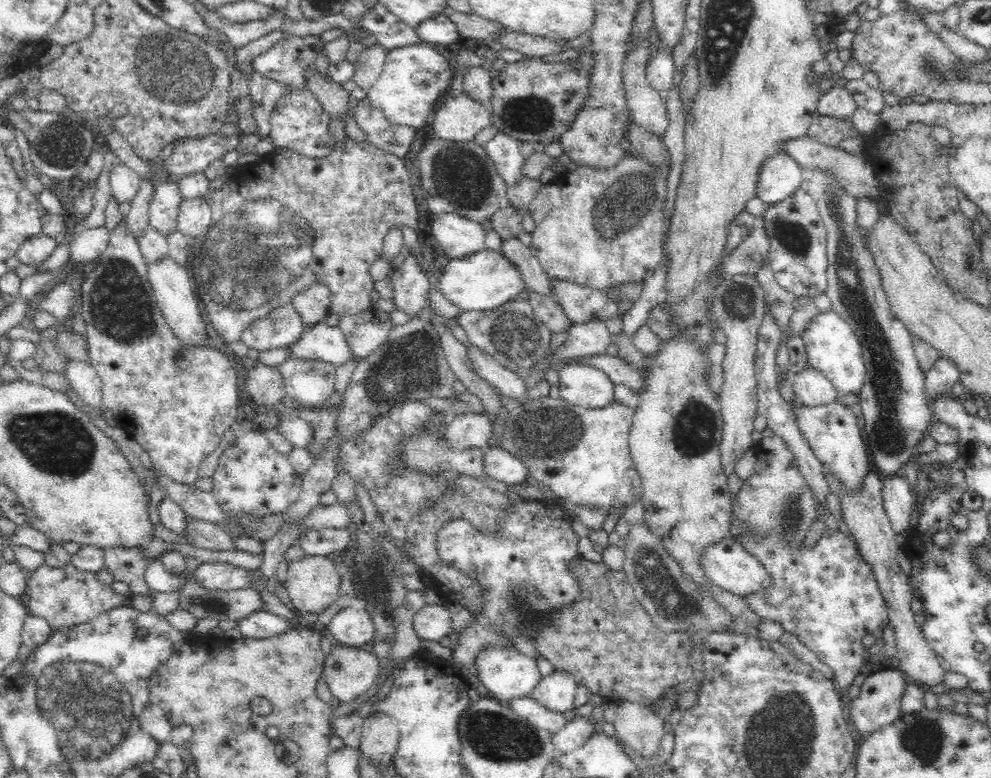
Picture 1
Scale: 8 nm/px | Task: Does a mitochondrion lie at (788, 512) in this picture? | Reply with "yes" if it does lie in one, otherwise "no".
yes

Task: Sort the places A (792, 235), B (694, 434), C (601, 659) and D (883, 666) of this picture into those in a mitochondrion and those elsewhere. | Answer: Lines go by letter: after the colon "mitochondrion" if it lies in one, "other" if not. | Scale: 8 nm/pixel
A: mitochondrion
B: mitochondrion
C: other
D: other

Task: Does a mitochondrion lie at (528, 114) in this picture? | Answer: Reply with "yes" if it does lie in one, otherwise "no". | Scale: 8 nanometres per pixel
yes

